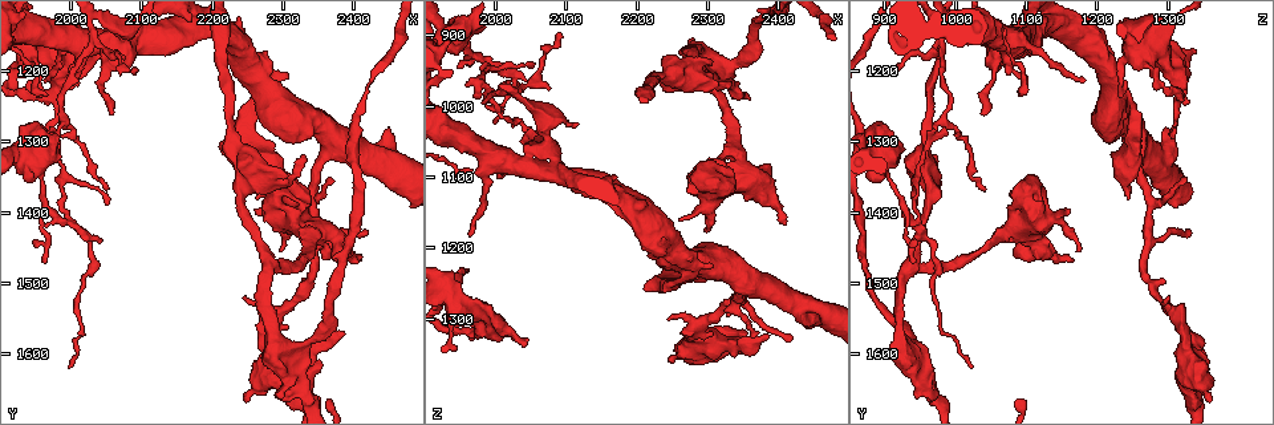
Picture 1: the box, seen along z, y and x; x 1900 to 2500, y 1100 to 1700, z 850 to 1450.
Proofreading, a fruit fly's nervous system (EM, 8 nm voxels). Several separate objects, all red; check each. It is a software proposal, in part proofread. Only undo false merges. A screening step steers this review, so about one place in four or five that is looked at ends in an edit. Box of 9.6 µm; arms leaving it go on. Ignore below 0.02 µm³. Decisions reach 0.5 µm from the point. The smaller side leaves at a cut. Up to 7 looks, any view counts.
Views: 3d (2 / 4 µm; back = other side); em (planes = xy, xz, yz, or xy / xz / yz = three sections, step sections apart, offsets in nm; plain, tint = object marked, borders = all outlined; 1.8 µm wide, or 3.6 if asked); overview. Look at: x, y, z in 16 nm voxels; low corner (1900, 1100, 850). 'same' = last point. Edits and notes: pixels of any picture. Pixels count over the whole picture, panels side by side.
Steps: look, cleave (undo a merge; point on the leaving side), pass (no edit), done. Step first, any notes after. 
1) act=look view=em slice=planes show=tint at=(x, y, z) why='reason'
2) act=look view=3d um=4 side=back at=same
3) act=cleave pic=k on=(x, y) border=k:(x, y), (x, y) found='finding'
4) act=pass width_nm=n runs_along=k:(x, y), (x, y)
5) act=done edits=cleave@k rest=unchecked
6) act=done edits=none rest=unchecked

act=look view=3d um=4 at=(1985, 1270, 985) why='arms part here'

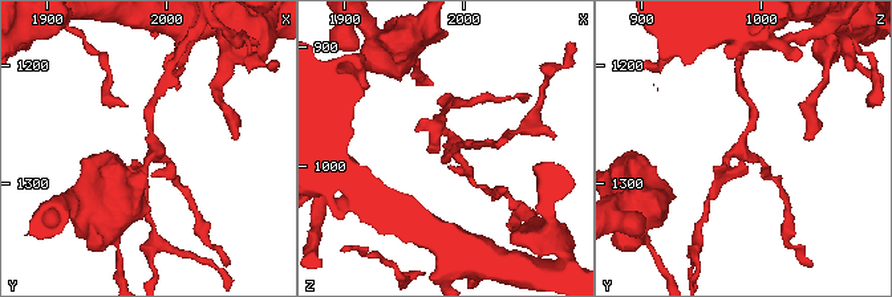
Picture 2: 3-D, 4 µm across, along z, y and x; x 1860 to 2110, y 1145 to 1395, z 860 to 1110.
act=look view=em slice=planes show=tint at=(1988, 1270, 986) why='now the EM'

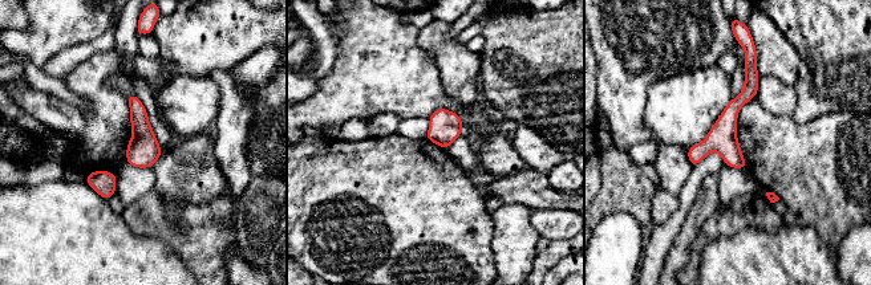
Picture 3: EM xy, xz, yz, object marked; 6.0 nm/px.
act=pass width_nm=180 found='continuous, no second cell'

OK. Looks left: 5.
act=look view=em um=3.6 slice=xy step=16 show=plain at=(2030, 1155, 980)

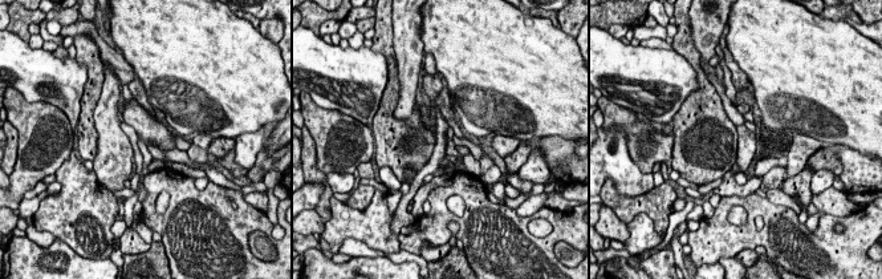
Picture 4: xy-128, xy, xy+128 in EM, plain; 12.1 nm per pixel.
act=look view=em um=3.6 slice=xy step=16 show=tint at=same

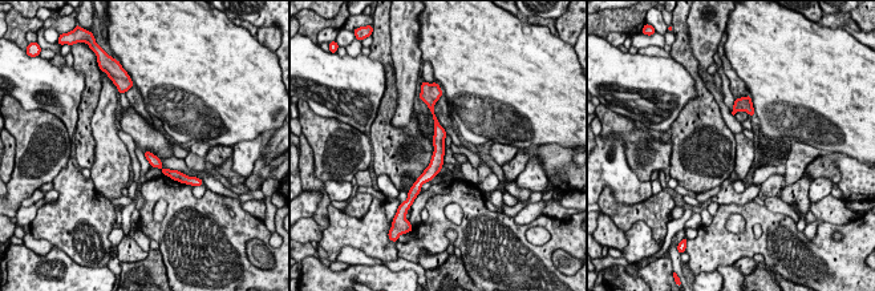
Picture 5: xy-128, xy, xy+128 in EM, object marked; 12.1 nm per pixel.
act=pass found='all the same cell'

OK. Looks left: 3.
act=look view=em um=3.6 slice=xy step=16 show=tint at=(2085, 1160, 1090) why='abrupt turn'

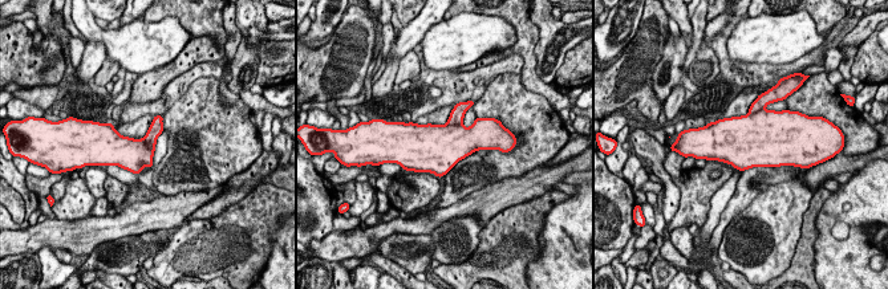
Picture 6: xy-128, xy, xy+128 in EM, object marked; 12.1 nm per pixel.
act=look view=em um=3.6 slice=planes show=tint at=same

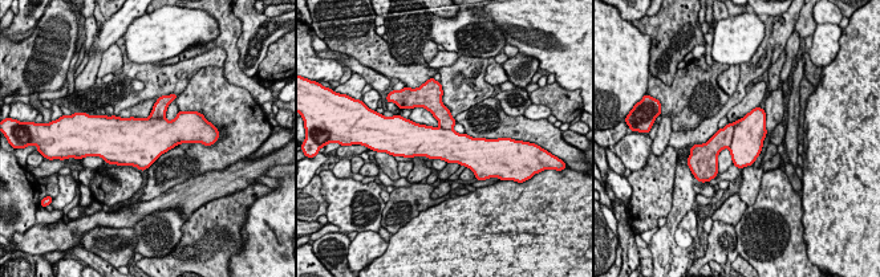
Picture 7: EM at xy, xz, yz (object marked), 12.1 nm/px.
act=cleave pic=7 on=(721, 139) border=7:(741, 119), (728, 147) found='two cells meet here'

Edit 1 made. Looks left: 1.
act=done edits=cleave@7 rest=unchecked

